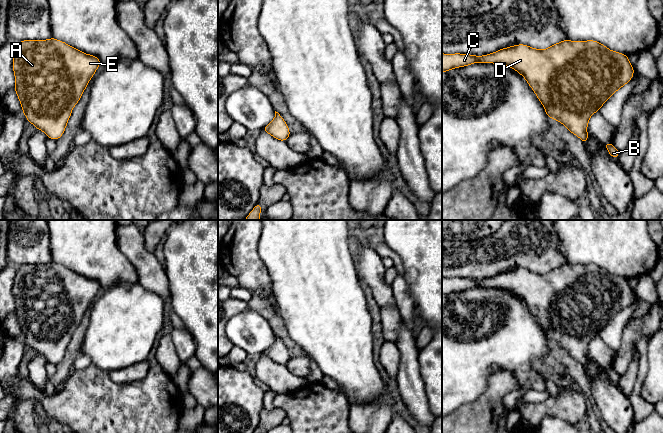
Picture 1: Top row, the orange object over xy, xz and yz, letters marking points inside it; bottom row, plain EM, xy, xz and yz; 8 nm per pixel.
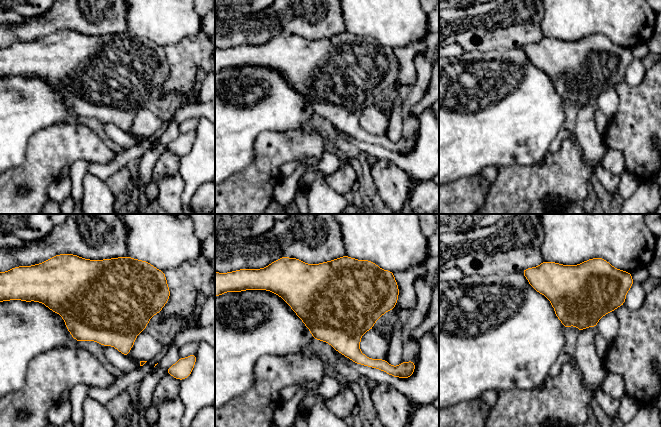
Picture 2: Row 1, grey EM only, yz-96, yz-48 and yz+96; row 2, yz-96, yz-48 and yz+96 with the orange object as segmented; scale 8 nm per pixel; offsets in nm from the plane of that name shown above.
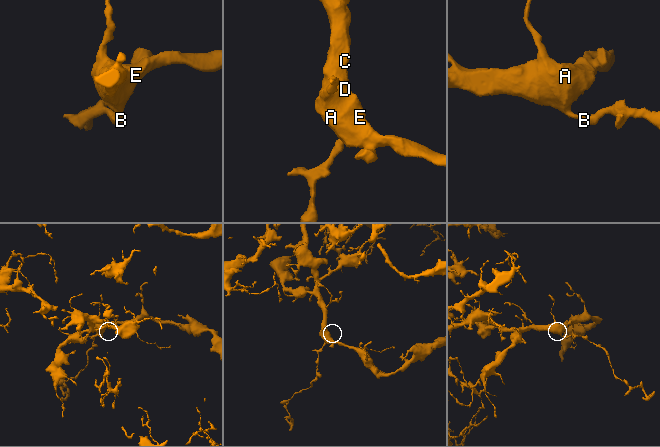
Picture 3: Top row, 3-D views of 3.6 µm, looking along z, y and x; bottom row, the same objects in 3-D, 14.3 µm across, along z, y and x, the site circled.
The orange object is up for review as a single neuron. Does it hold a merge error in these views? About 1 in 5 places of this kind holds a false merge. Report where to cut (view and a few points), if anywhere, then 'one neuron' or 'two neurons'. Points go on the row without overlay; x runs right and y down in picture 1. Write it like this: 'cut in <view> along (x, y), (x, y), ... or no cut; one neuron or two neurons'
no cut; one neuron

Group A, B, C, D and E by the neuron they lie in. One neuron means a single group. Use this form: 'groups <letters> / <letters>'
groups A B C D E

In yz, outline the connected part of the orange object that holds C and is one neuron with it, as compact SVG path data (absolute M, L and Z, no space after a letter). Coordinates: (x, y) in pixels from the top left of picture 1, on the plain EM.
M565 263L543 274L532 272L525 268L518 268L482 280L442 277L442 297L473 287L493 287L516 294L525 302L535 316L547 340L563 348L572 358L579 361L583 368L588 365L587 351L590 341L595 336L600 335L603 328L621 311L626 309L634 299L634 292L629 285L628 279L610 274L595 264L570 265Z

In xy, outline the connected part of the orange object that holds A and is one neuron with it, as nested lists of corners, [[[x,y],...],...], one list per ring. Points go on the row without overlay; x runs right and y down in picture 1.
[[[53,261],[17,266],[13,281],[14,313],[28,346],[43,355],[48,362],[58,364],[66,353],[74,330],[100,288],[101,285],[96,280]]]

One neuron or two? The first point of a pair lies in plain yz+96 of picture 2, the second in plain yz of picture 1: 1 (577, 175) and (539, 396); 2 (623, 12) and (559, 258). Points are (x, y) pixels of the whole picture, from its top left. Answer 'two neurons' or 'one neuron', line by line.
1: two neurons
2: two neurons

